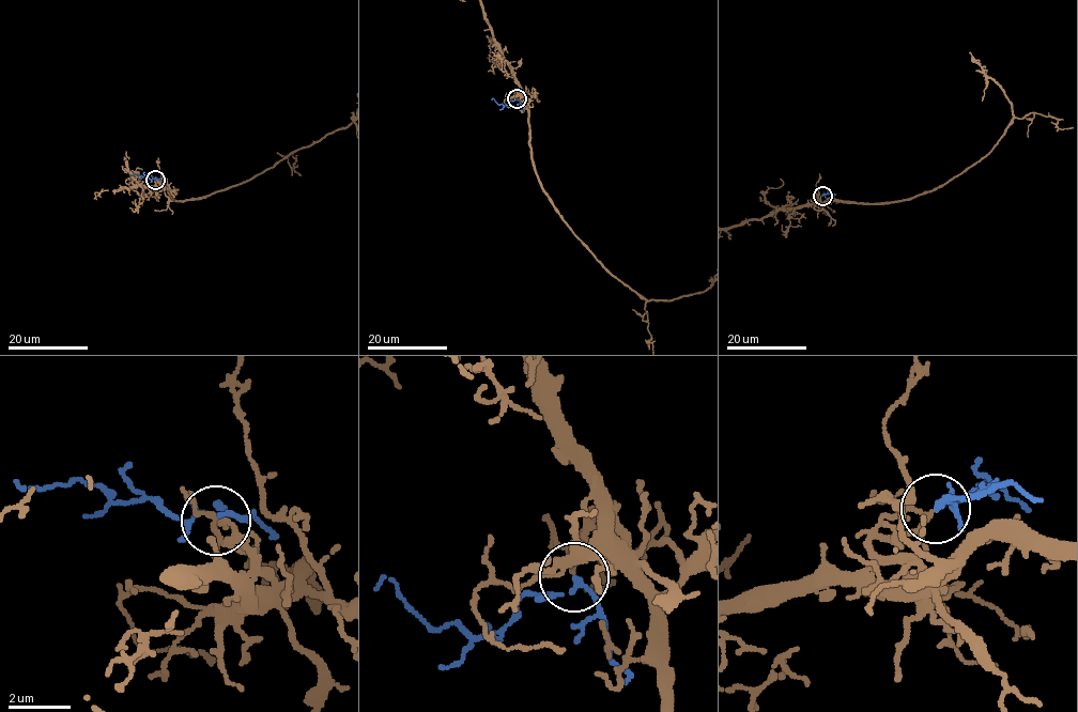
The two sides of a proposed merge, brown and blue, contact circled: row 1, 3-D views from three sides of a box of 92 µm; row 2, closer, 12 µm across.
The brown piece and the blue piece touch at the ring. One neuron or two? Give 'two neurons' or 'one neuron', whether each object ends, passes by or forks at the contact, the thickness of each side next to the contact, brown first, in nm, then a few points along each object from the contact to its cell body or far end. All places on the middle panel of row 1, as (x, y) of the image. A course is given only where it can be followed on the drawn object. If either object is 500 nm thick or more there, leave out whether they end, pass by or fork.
one neuron; brown forks there; blue forks there; 120 nm thick on the brown side, 120 nm on the other; blue runs (517, 97), (508, 105), (491, 99)

